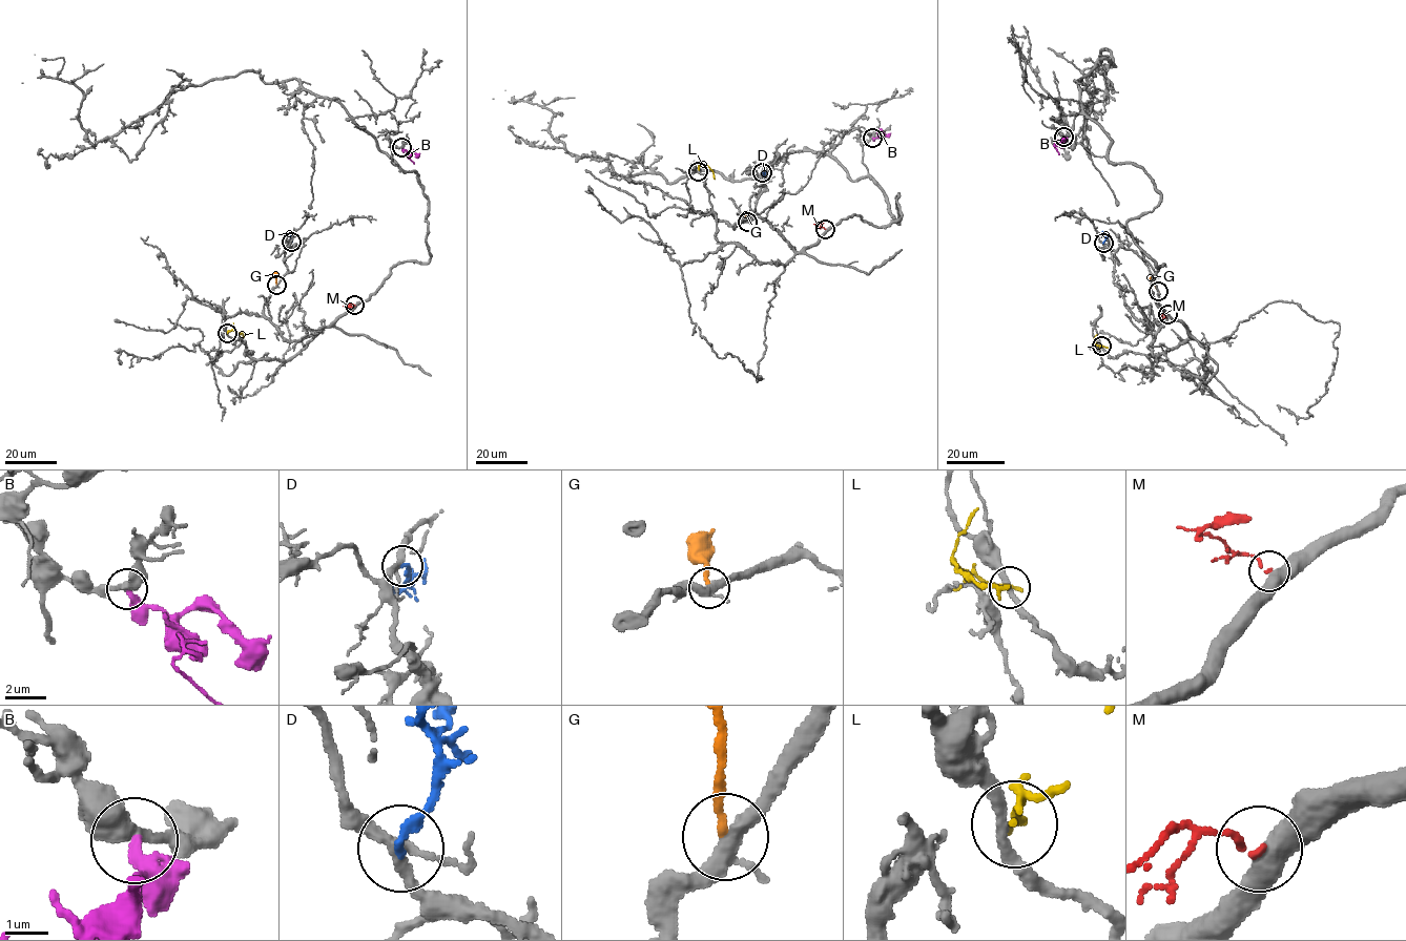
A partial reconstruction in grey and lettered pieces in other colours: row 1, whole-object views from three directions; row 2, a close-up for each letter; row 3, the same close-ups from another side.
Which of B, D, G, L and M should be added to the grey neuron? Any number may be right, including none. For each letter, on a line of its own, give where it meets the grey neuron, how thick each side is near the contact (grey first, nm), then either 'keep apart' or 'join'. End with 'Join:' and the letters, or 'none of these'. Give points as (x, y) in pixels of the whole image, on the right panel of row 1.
B: (1063, 137) | 400/320 nm | join
D: (1103, 243) | 220/190 nm | keep apart
G: (1158, 291) | 320/190 nm | keep apart
L: (1101, 346) | 240/200 nm | keep apart
M: (1167, 314) | 460/130 nm | keep apart
Join: B

